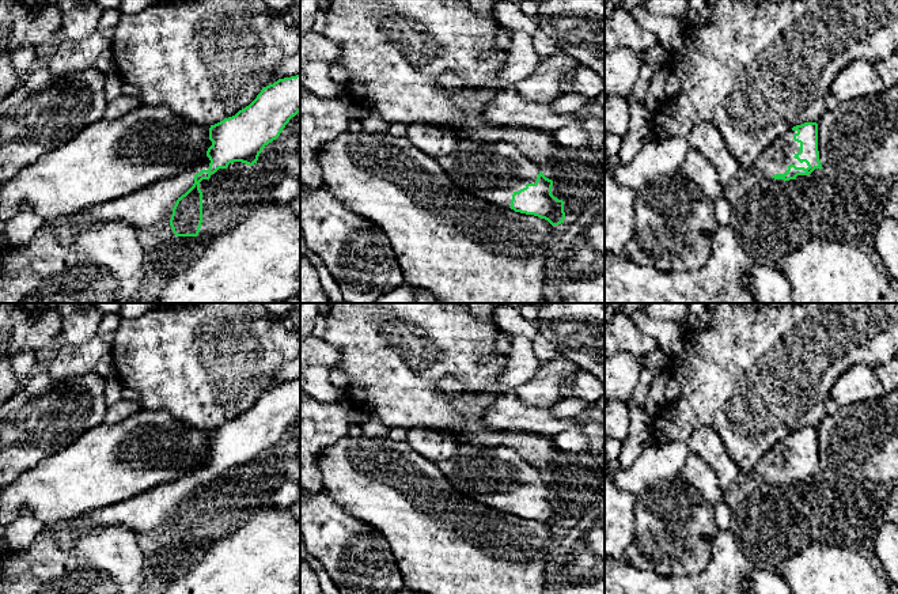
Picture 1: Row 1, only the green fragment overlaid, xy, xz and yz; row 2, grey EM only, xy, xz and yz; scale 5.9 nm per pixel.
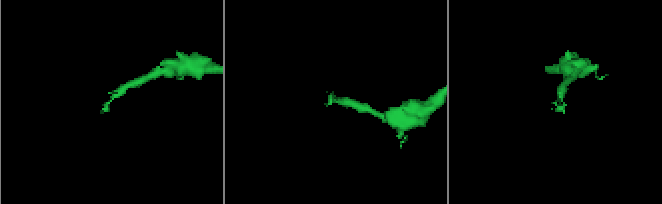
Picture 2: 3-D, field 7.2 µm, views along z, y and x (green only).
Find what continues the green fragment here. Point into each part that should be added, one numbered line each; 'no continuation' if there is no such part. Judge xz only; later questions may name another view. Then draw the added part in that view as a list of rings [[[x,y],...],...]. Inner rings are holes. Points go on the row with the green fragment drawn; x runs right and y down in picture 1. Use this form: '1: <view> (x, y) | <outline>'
1: xz (492, 171) | [[[458,140],[447,155],[436,160],[455,185],[503,208],[511,207],[515,192],[535,184],[541,171],[505,141],[478,144]]]

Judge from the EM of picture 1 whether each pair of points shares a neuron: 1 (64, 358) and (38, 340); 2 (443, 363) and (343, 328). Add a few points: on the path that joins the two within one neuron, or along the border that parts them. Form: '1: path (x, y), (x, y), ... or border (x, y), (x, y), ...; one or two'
1: border (60, 341), (49, 355); two
2: path (419, 339), (408, 328), (367, 328); one

